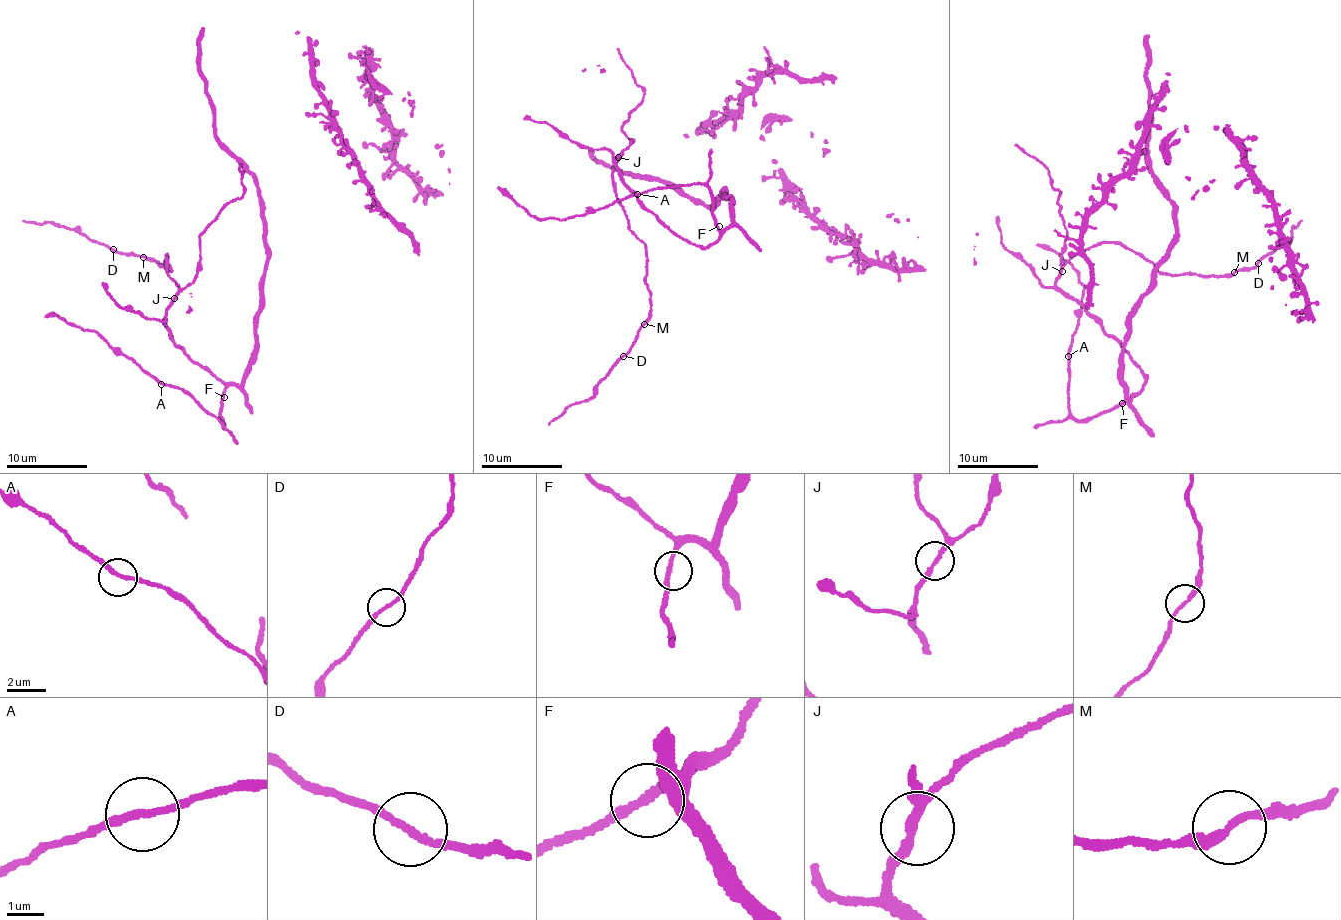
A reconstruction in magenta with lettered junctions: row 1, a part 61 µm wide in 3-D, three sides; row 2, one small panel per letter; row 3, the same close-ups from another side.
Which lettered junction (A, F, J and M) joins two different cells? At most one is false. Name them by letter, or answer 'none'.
none

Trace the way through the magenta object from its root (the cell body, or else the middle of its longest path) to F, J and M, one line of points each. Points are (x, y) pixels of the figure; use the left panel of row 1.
F: (260, 303), (256, 359), (250, 364), (245, 381), (226, 387), (224, 397)
J: (260, 303), (256, 359), (243, 382), (236, 383), (221, 380), (201, 368), (174, 342), (164, 318), (174, 298)
M: (260, 303), (250, 372), (241, 383), (221, 380), (165, 326), (178, 290), (168, 257), (171, 270), (144, 256)

